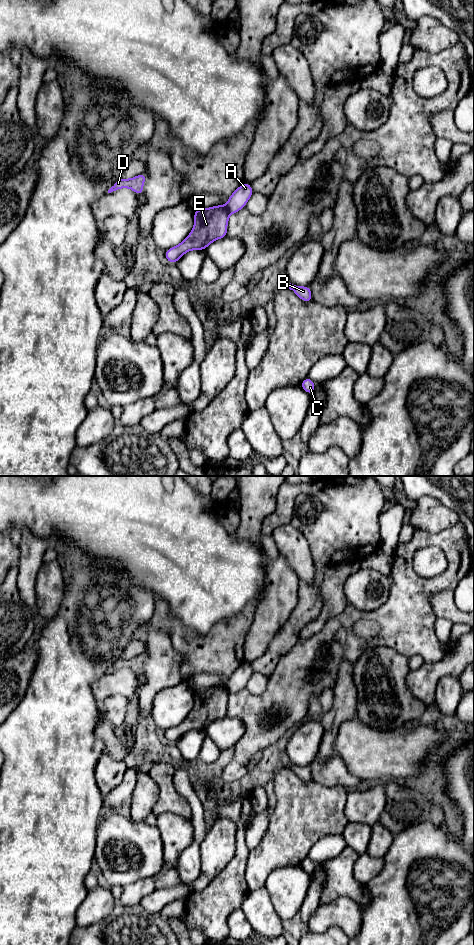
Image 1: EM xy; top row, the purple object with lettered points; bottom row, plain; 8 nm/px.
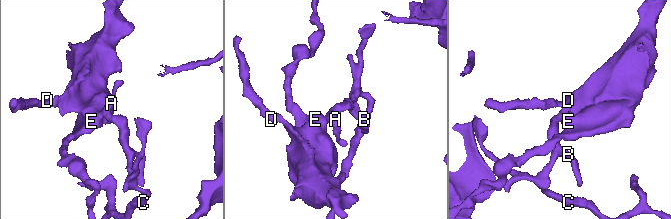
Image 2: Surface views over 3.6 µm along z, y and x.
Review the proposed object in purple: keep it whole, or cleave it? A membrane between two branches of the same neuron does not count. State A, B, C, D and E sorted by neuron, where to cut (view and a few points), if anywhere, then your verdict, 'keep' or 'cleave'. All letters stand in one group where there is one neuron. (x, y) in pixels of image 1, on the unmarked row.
groups A B C / D E; cut xy (224, 686), (229, 693); cleave

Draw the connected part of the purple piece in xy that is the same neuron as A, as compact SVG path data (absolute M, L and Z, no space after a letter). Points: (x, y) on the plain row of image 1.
M244 662L238 667L228 678L227 684L225 685L228 693L233 694L240 691L247 684L253 672L251 665L247 662Z

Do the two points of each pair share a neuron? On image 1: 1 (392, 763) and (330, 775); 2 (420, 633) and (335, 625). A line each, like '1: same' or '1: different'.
1: same
2: same

